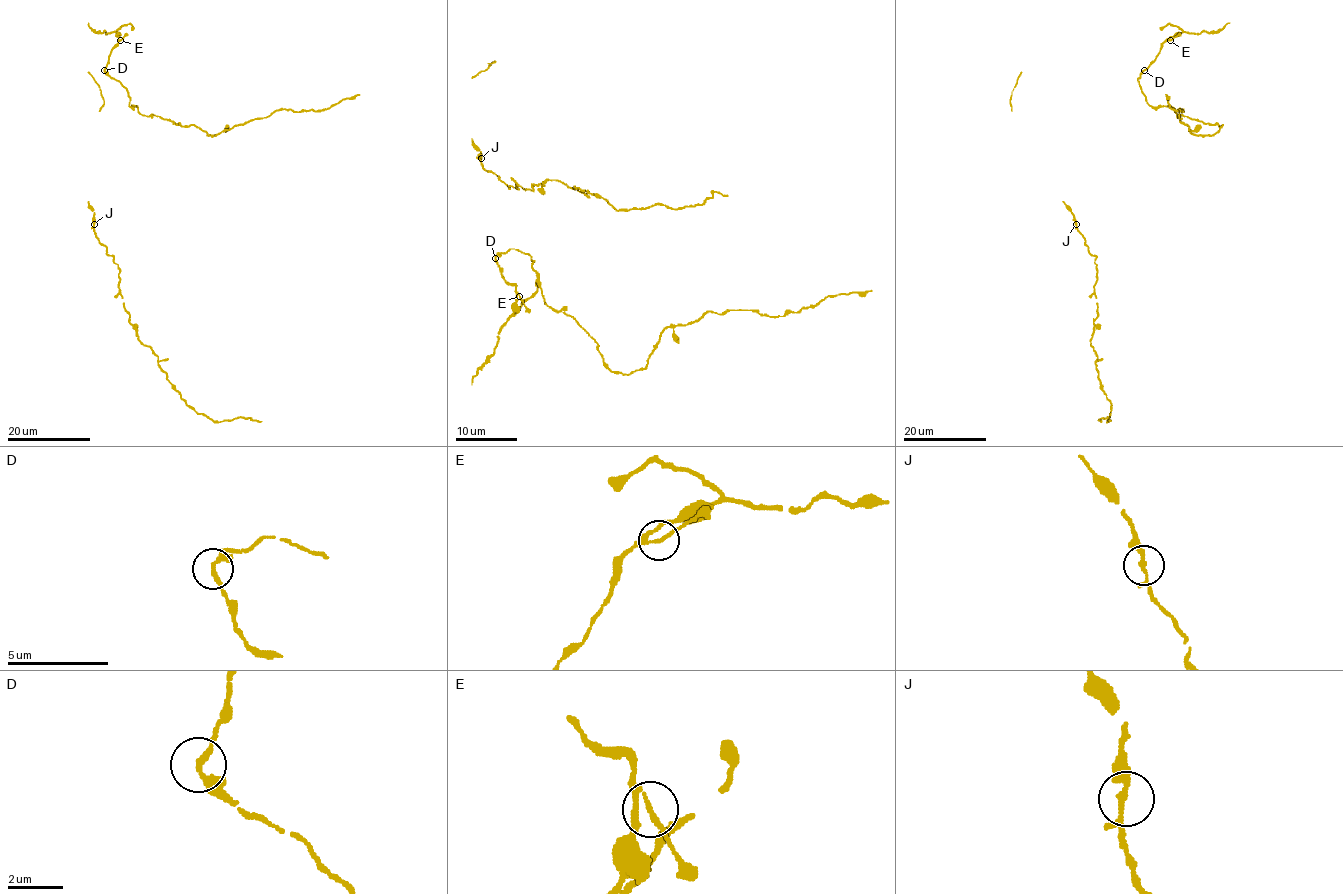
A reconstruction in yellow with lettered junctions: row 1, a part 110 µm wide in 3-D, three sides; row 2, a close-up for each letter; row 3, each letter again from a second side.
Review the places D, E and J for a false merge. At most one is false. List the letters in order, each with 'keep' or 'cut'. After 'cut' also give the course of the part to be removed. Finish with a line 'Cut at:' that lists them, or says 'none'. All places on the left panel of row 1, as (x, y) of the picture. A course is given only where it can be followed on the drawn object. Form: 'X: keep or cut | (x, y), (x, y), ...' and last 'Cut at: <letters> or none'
D: keep
E: keep
J: keep
Cut at: none

